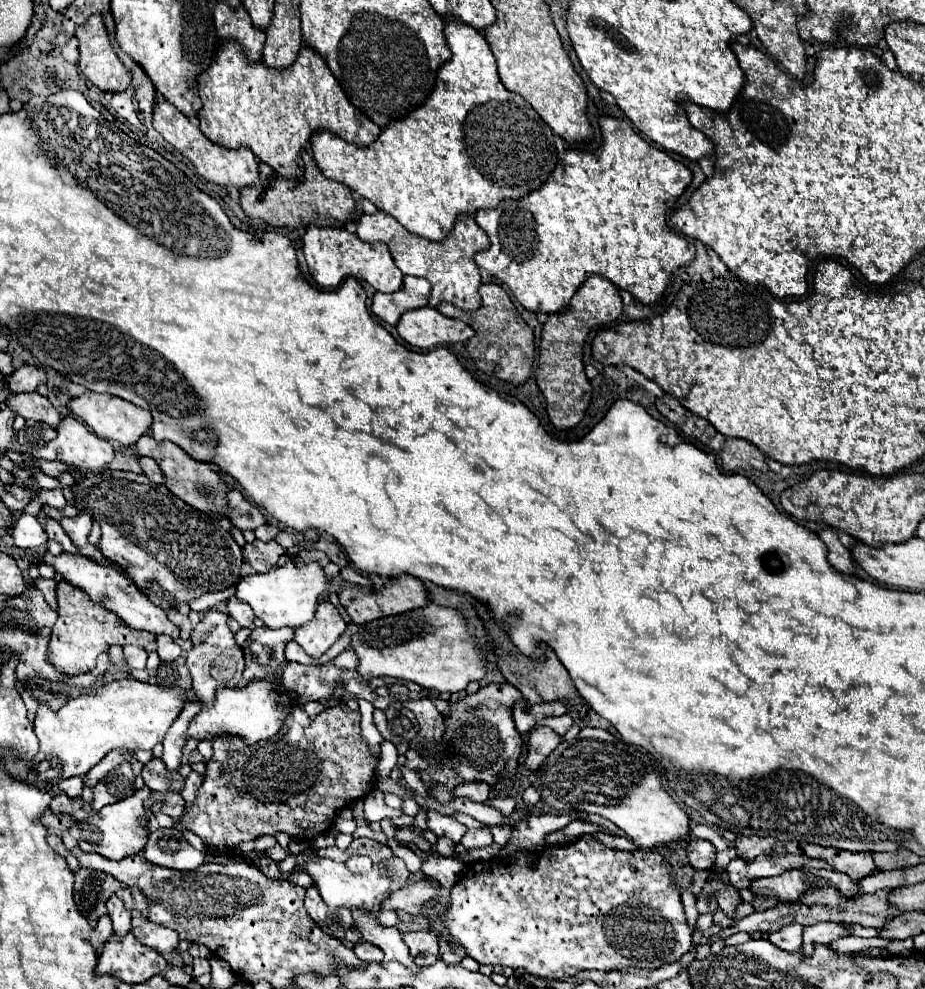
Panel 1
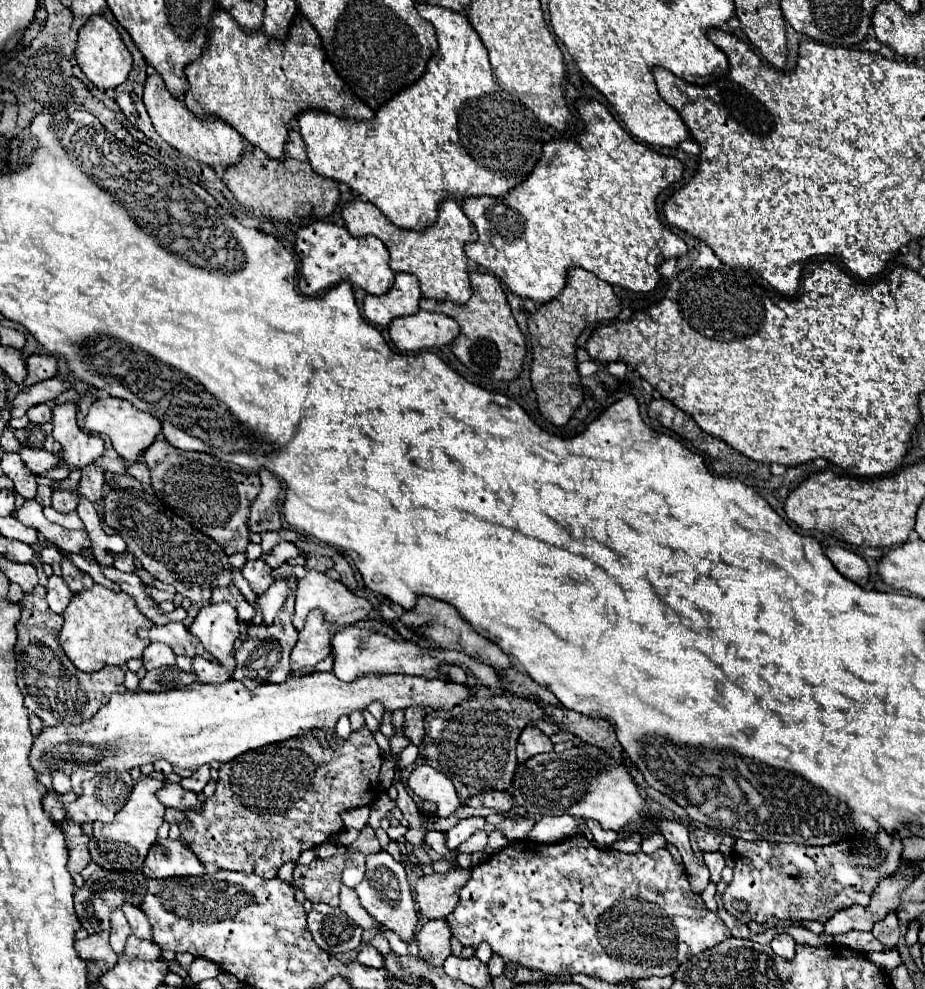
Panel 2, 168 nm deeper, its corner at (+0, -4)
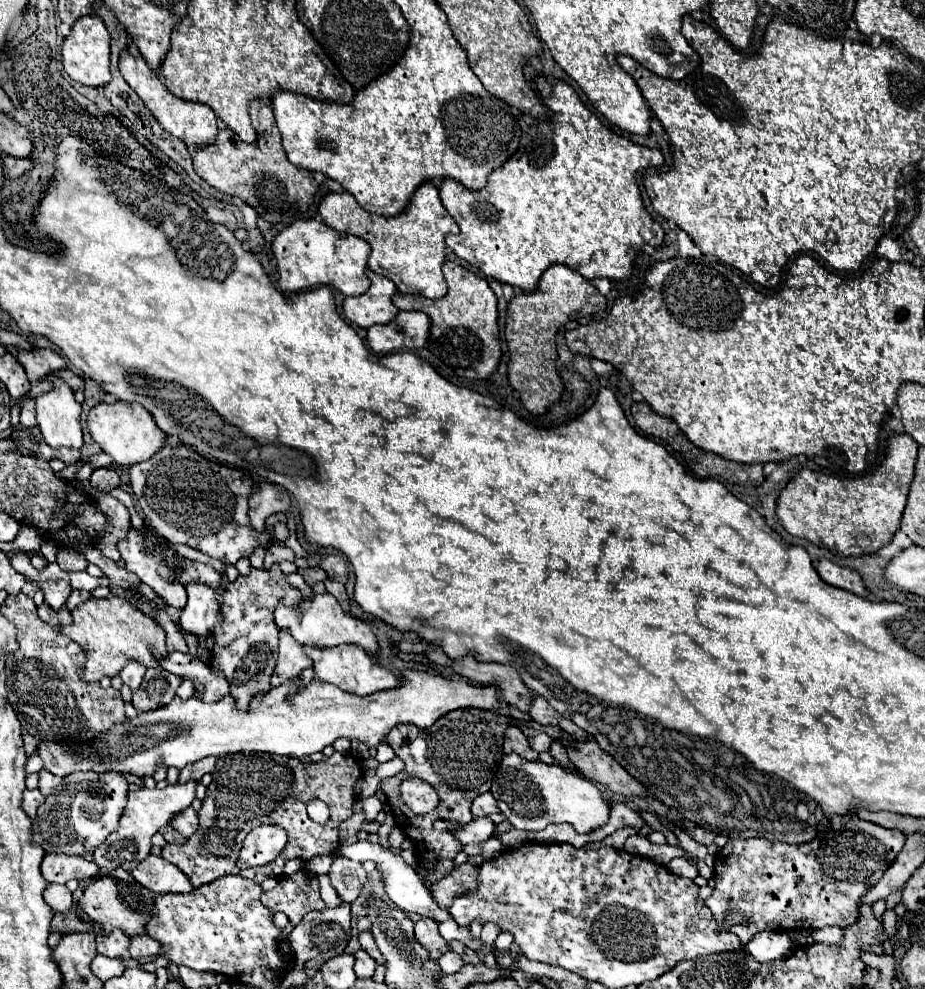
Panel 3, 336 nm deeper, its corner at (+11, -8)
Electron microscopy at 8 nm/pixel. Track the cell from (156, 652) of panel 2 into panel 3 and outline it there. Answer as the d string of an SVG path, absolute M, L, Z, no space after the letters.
M129 661L129 665L125 665L125 669L119 673L121 675L121 679L123 679L123 683L125 685L129 685L133 691L141 685L141 681L143 681L143 675L145 675L145 665L141 665L141 663L137 663L137 661Z

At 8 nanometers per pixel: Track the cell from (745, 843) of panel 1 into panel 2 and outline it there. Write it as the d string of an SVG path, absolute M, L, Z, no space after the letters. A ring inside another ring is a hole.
M880 829L876 837L866 837L866 841L842 841L840 845L805 846L795 843L764 843L764 841L742 841L738 839L734 845L734 881L726 887L724 893L724 907L730 915L738 917L742 923L758 921L766 923L770 917L774 919L790 919L790 921L802 921L802 919L814 919L814 921L828 921L832 913L838 909L846 909L852 905L868 905L870 895L874 887L880 883L884 875L892 875L898 869L898 863L902 853L902 839L898 835L888 835ZM734 901L746 901L748 911L734 909Z

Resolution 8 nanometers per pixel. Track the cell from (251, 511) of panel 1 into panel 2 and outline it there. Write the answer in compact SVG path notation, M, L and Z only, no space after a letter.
M261 469L258 475L262 488L256 501L250 505L248 527L252 533L278 531L278 529L282 529L282 519L280 519L282 483L266 469Z

